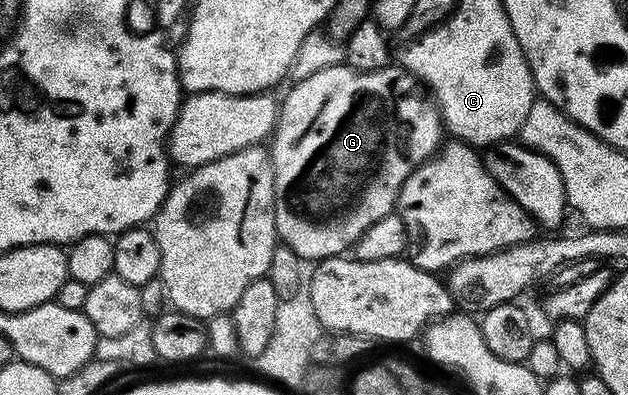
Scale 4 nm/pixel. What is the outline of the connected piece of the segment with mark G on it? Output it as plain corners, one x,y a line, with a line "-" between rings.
333,64
306,76
306,80
289,85
288,95
279,103
276,127
270,138
270,153
274,168
274,188
276,189
276,236
283,245
289,246
301,260
335,258
351,251
356,242
378,220
397,209
402,184
410,172
431,158
442,145
446,131
442,125
440,111
425,87
410,71
399,64
389,64
381,70
353,70
347,64

